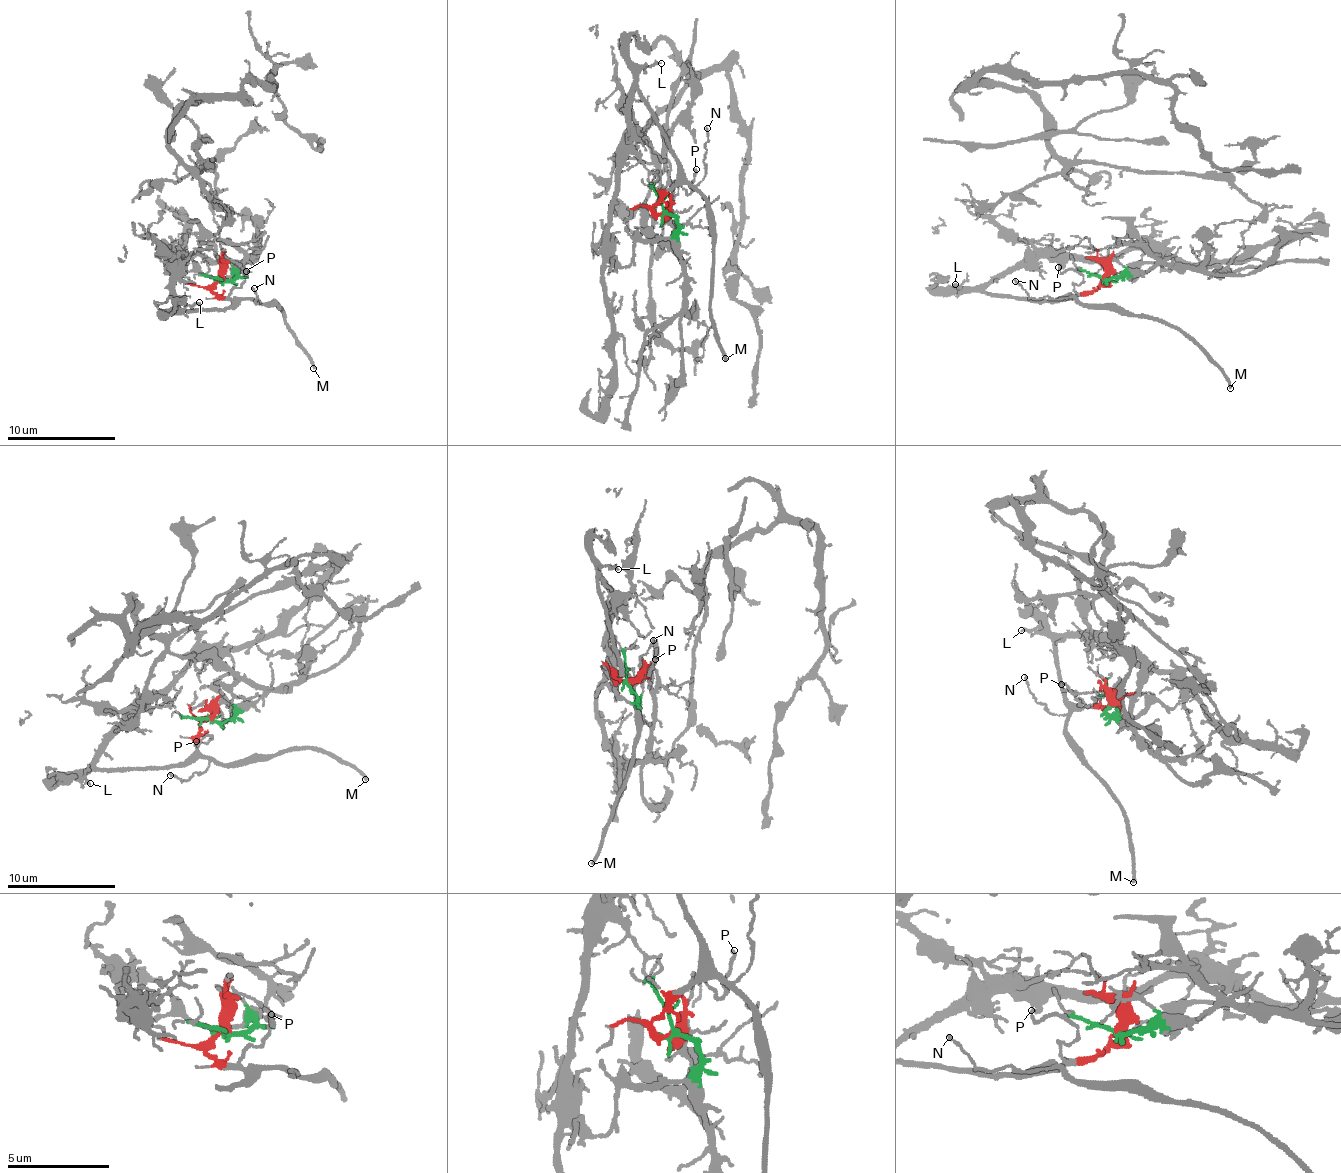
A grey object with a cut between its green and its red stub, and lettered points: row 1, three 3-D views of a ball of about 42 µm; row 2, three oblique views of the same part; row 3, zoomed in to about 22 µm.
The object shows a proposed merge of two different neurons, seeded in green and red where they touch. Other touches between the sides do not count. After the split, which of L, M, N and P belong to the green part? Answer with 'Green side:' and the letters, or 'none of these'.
Green side: none of these

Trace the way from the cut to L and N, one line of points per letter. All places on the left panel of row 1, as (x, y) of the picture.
L: (219, 281), (212, 290), (232, 304), (223, 310), (180, 310), (199, 302)
N: (219, 281), (212, 290), (221, 297), (250, 298), (259, 302), (255, 305), (253, 288)

